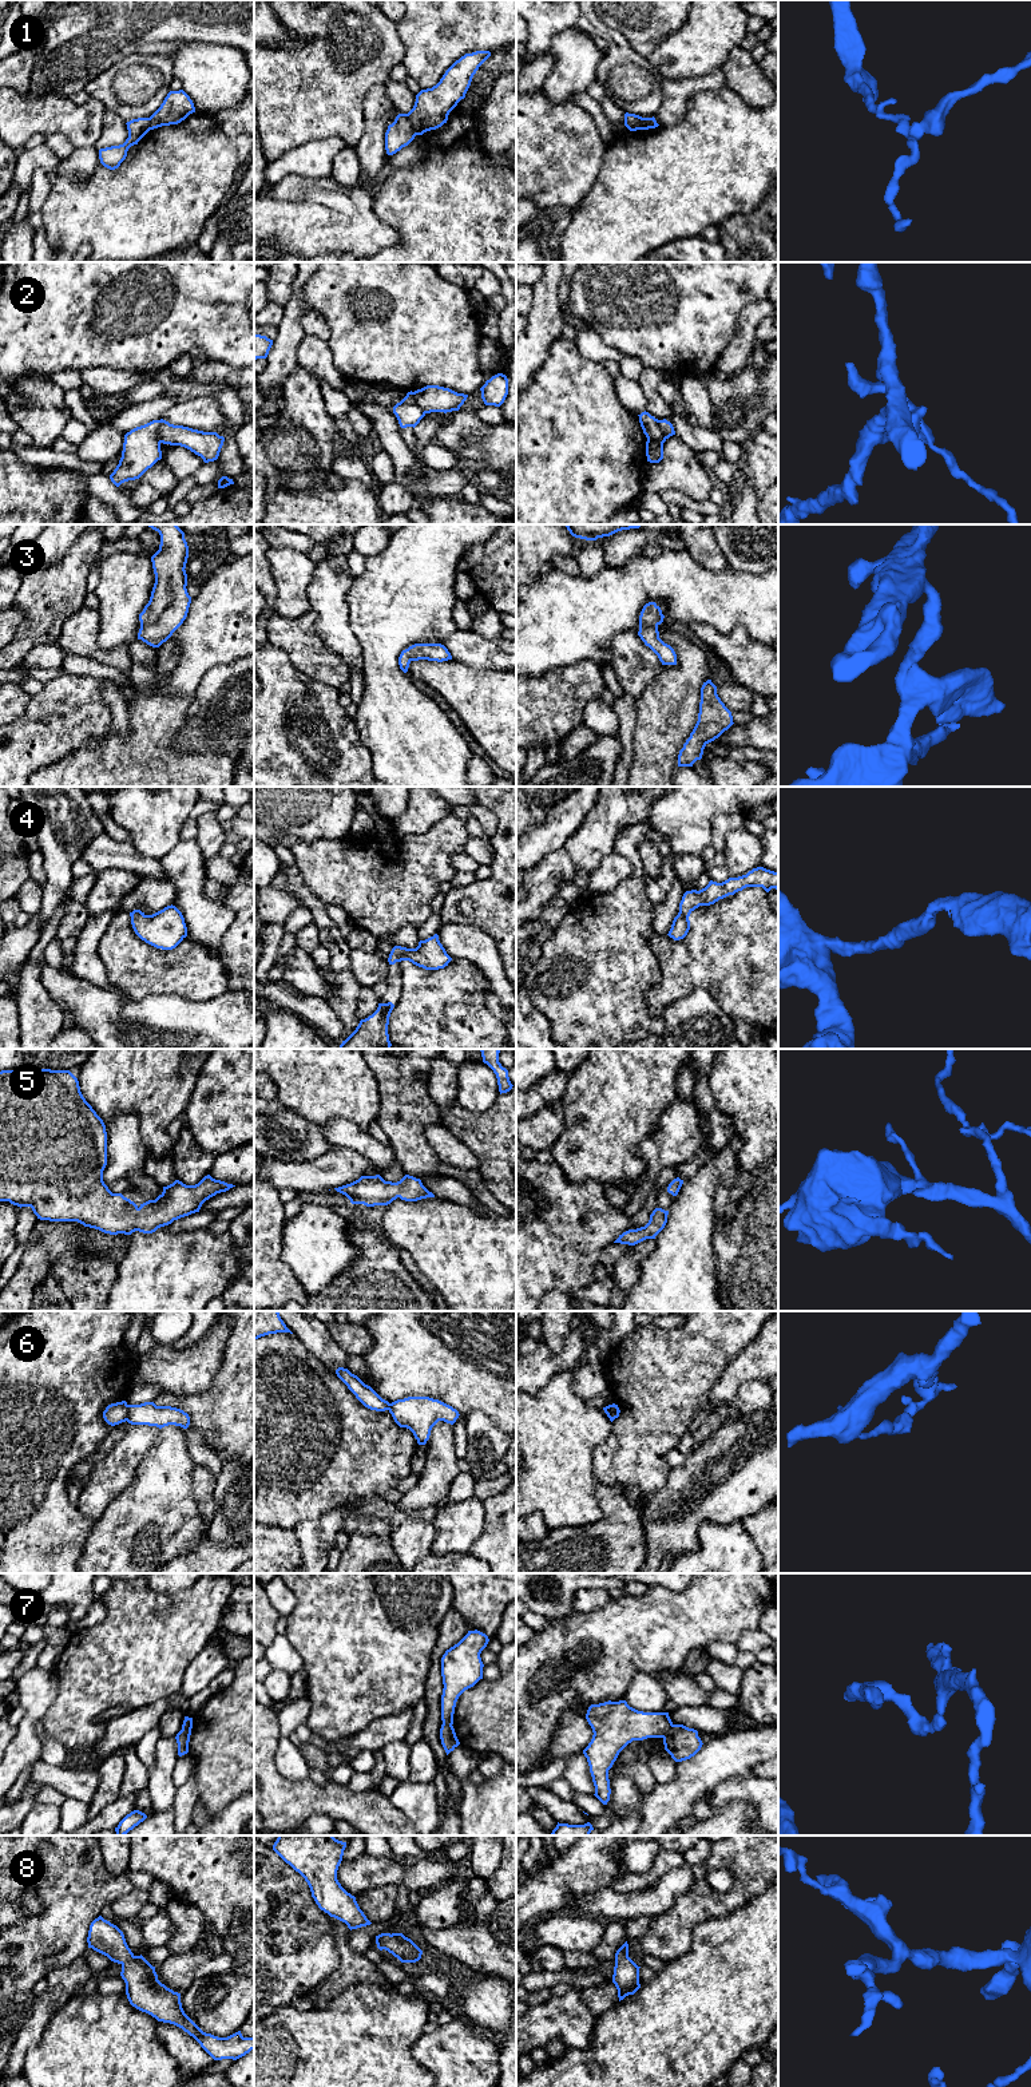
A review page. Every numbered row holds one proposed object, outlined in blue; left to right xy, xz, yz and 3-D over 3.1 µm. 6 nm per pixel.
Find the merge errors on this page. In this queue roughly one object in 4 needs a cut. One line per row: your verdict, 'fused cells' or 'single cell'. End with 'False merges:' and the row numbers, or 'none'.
1: fused cells
2: fused cells
3: single cell
4: single cell
5: single cell
6: fused cells
7: fused cells
8: single cell
False merges: 1, 2, 6, 7

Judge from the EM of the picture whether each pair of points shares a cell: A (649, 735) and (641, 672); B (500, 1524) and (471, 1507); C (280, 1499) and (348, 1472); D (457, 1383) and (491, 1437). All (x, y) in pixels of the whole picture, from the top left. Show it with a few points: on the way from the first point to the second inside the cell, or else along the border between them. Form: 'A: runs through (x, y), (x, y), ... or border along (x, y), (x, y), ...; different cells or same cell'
A: border along (662, 665), (637, 699); different cells
B: border along (484, 1501), (484, 1531), (472, 1544); different cells
C: runs through (297, 1500), (321, 1485), (330, 1476); same cell
D: border along (464, 1416), (472, 1410), (482, 1410), (500, 1429); different cells

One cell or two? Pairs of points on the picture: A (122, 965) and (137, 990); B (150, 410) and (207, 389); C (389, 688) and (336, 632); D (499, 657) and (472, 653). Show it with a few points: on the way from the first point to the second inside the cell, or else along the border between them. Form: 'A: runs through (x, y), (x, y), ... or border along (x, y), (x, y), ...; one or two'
A: runs through (129, 971), (137, 983); one
B: runs through (165, 402), (177, 389), (193, 389); one
C: border along (351, 629), (360, 648), (361, 669); two
D: runs through (492, 654), (479, 653); one

